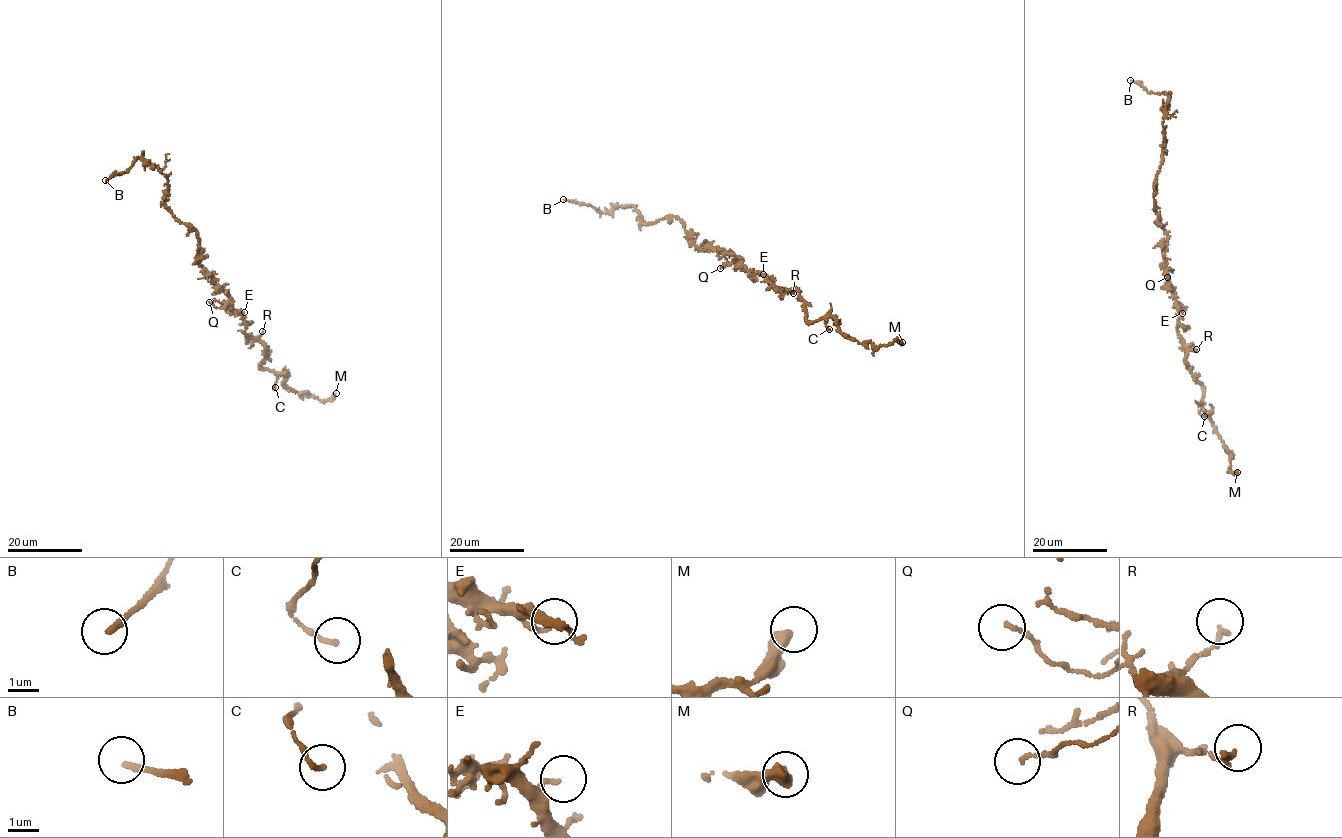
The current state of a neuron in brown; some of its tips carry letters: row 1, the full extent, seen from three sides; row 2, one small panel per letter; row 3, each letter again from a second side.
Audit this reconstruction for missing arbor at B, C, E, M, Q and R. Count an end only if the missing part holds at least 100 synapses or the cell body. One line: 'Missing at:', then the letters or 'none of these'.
Missing at: B

